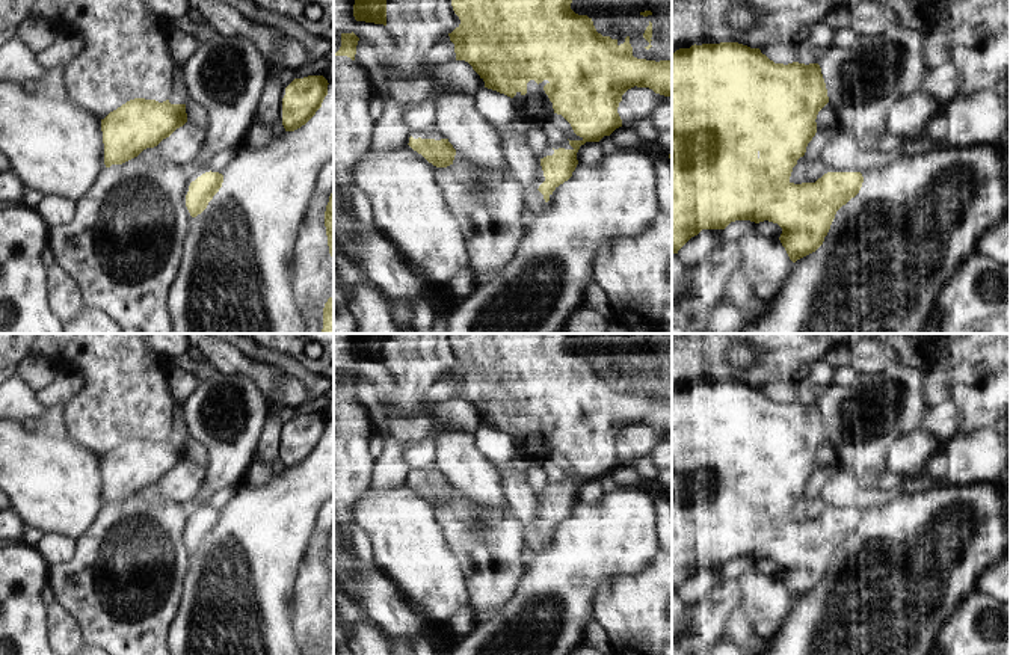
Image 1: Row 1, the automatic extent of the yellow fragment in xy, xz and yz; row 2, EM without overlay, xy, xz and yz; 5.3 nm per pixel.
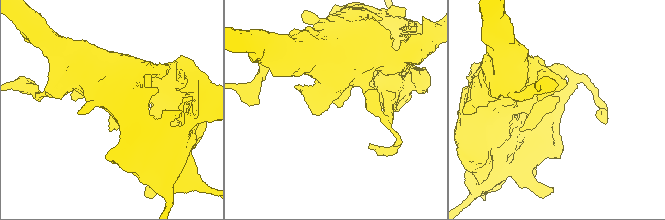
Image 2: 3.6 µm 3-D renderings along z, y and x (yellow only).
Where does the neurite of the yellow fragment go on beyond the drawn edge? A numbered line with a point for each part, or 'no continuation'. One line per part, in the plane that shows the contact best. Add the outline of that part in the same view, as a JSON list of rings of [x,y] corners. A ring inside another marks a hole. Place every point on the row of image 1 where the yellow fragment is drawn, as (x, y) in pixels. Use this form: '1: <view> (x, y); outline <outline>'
no continuation

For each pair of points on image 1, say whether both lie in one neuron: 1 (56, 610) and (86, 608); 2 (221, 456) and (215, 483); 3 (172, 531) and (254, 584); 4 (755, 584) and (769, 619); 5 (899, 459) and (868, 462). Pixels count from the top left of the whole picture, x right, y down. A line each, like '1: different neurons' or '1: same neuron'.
1: different neurons
2: same neuron
3: different neurons
4: same neuron
5: different neurons

